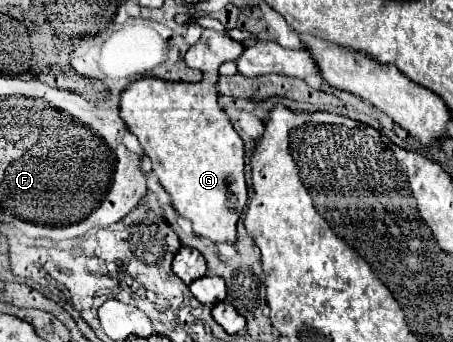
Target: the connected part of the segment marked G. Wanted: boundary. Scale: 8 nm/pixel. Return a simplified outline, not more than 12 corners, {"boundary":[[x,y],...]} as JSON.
{"boundary":[[203,30],[201,82],[141,76],[119,116],[173,208],[237,240],[243,140],[219,106],[221,62],[245,46]]}

